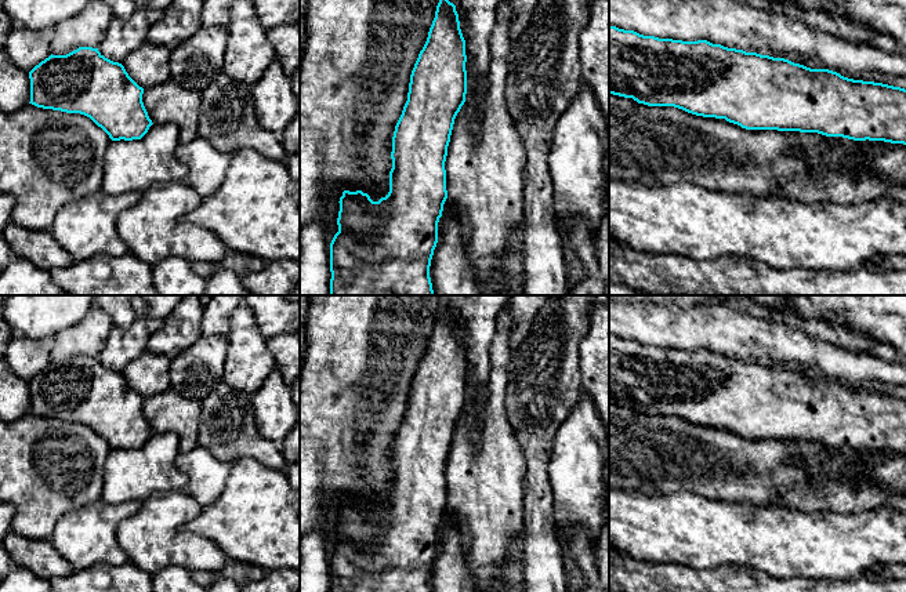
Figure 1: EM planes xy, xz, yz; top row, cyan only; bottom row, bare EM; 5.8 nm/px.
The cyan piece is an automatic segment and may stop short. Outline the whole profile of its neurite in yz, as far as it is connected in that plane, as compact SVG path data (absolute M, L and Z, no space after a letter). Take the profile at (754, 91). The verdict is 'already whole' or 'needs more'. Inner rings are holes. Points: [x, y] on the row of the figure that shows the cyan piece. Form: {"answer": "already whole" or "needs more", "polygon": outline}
{"answer": "already whole", "polygon": "M609 26L609 94L633 98L648 106L674 106L696 116L725 119L746 130L818 132L906 145L905 88L854 80L829 69L811 69L784 58L728 48L707 40L659 39Z"}

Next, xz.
{"answer": "already whole", "polygon": "M439 0L395 126L388 195L373 201L362 190L344 190L340 197L338 232L330 243L330 295L435 295L430 266L447 199L447 146L454 119L465 102L465 62L465 40L456 6Z"}

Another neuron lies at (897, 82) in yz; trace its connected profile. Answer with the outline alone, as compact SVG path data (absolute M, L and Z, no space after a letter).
M867 73L862 76L863 81L883 83L894 87L900 87L906 90L906 77L881 76L876 73Z

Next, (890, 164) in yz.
M894 144L884 150L854 150L840 163L844 172L865 167L887 184L906 185L906 145Z

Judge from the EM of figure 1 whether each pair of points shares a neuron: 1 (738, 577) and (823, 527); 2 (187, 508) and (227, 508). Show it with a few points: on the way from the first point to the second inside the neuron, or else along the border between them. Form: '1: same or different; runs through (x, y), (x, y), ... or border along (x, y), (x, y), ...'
1: different; border along (721, 565), (750, 566), (774, 577)
2: different; border along (203, 507), (187, 523), (187, 529), (211, 540)

